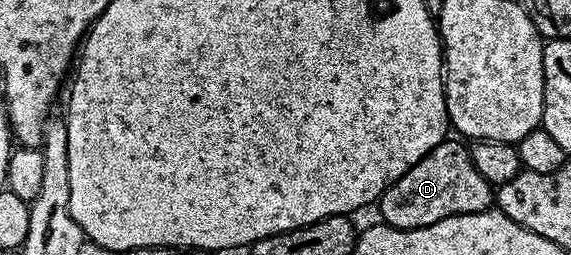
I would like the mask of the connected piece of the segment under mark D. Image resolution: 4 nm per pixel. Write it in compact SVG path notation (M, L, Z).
M448 137L437 144L430 153L421 157L421 161L417 161L417 165L413 165L413 169L409 169L409 173L385 189L377 204L378 218L382 222L402 231L412 231L437 225L437 221L445 221L445 217L481 213L492 206L491 183L477 173L477 165L473 165L468 144L454 138Z

